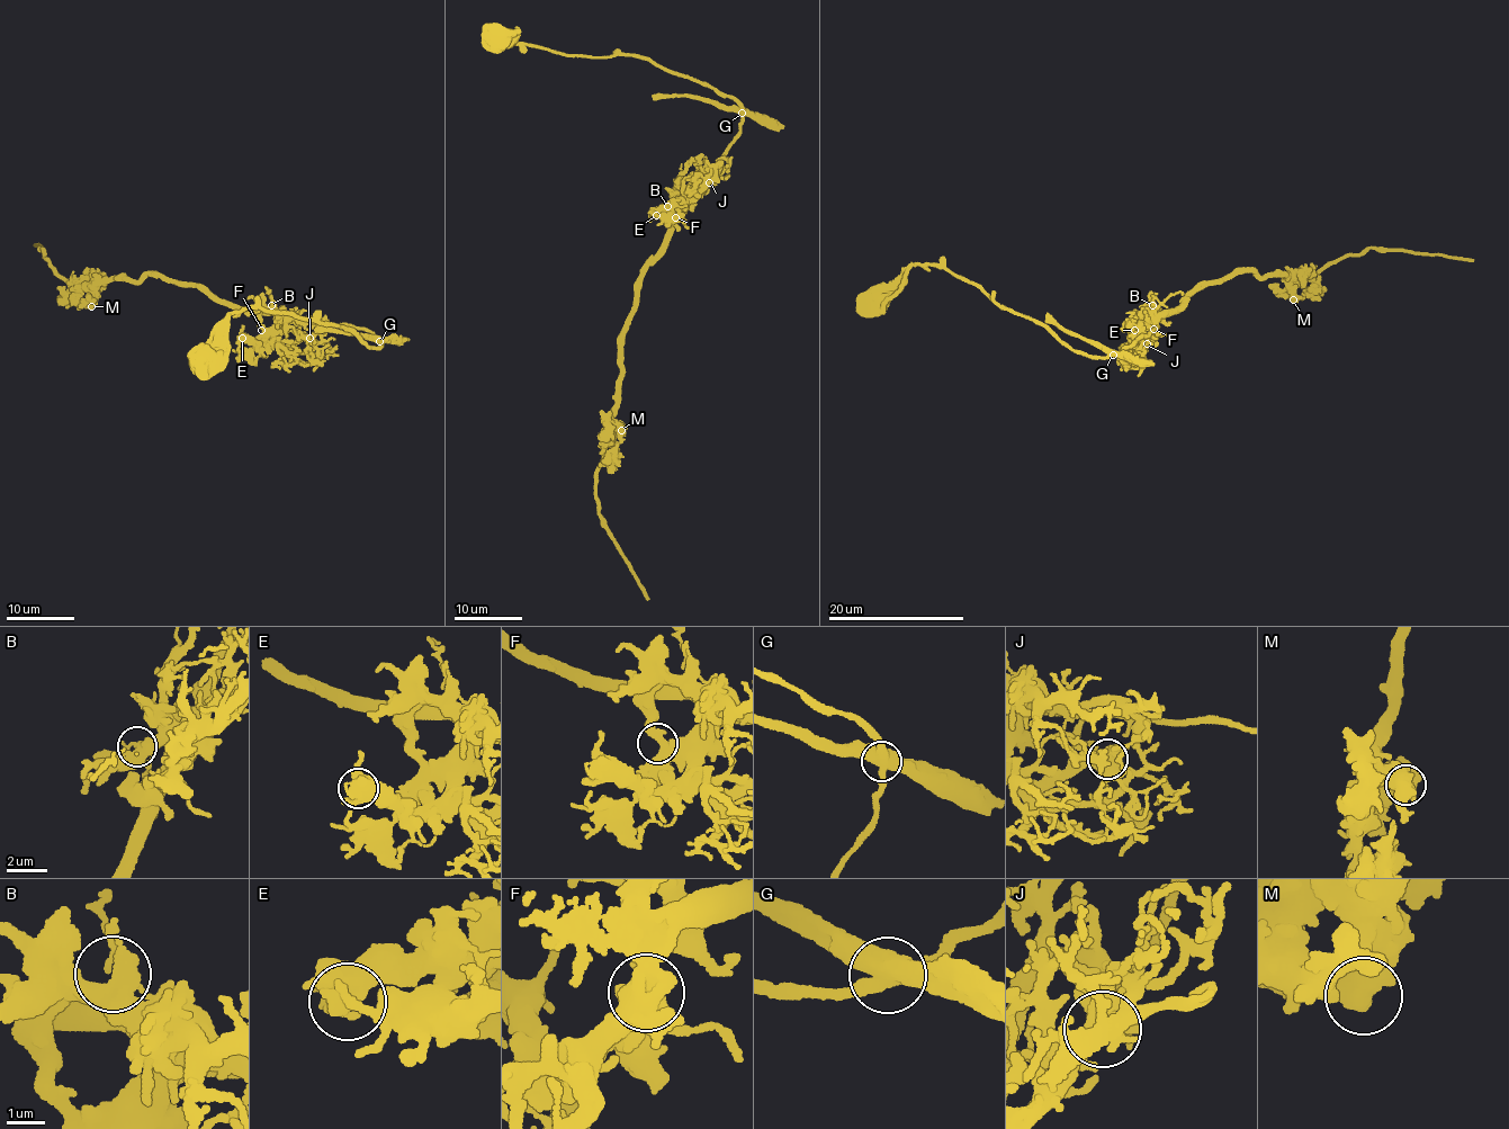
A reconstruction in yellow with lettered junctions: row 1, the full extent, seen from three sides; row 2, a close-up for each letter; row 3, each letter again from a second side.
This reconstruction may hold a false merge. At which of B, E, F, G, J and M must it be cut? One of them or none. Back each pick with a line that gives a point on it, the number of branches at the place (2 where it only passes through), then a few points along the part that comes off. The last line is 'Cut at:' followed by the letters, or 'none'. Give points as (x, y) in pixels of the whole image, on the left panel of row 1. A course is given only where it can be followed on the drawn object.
G: Place: (379, 341). Branches: 4. Course of the part to remove: (379, 342), (344, 332), (324, 331), (317, 323)
Cut at: G

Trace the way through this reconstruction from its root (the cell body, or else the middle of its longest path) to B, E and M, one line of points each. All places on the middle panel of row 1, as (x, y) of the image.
B: (500, 38), (504, 47), (644, 56), (730, 96), (740, 107), (740, 135), (700, 190), (667, 206)
E: (500, 38), (504, 47), (644, 56), (740, 107), (740, 135), (711, 180), (656, 215)
M: (500, 38), (504, 47), (644, 56), (740, 107), (740, 135), (645, 267), (621, 348), (611, 418), (621, 430)

